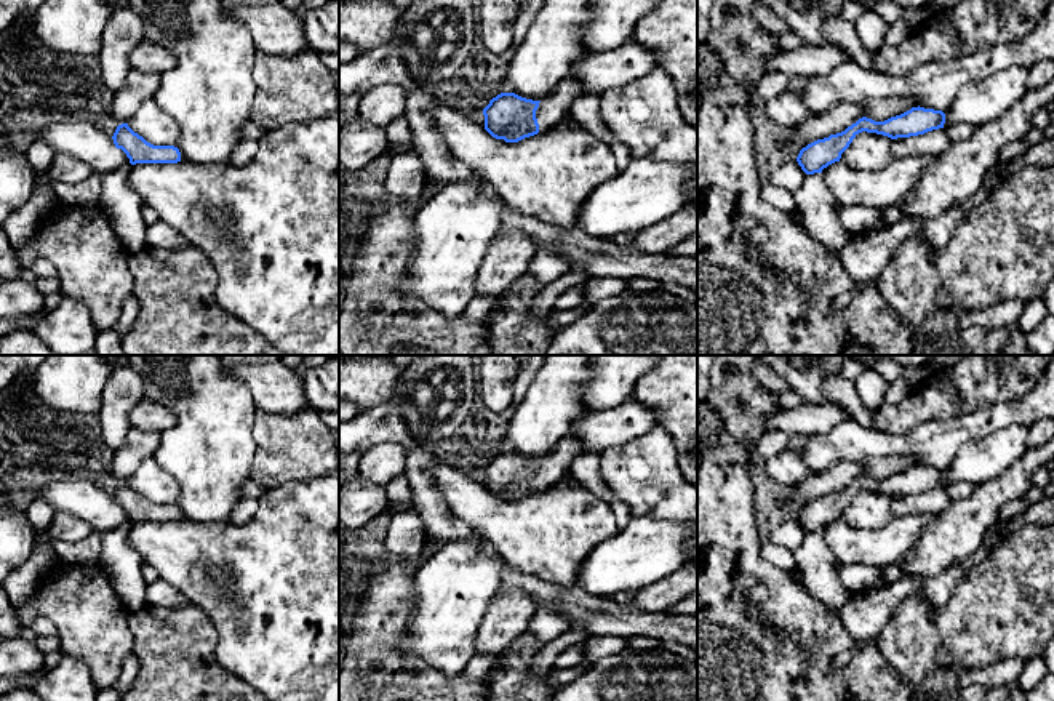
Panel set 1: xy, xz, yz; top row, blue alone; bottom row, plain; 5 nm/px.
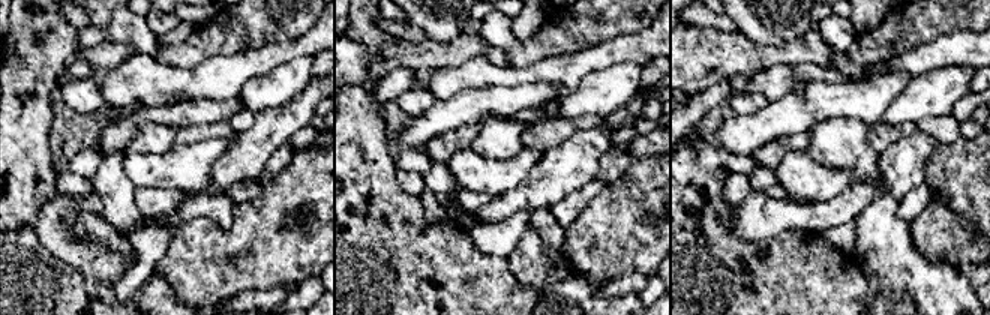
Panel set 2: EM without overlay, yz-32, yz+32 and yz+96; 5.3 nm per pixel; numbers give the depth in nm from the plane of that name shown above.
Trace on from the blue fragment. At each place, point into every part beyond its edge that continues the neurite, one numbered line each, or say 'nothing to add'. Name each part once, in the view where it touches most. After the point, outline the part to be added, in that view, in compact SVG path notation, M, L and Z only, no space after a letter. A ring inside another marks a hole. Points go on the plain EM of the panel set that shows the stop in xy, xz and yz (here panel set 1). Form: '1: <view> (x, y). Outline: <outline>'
1: xz (557, 463). Outline: M573 432L565 434L552 451L539 461L536 469L539 491L549 488L552 483L568 474L574 458L579 453L579 439Z

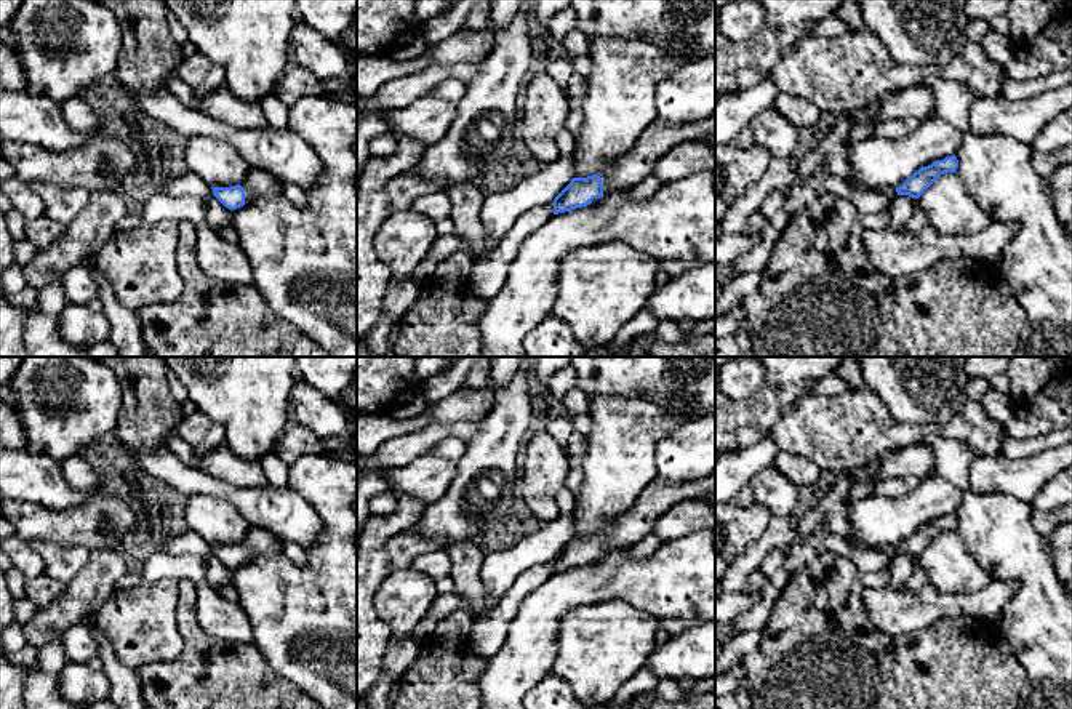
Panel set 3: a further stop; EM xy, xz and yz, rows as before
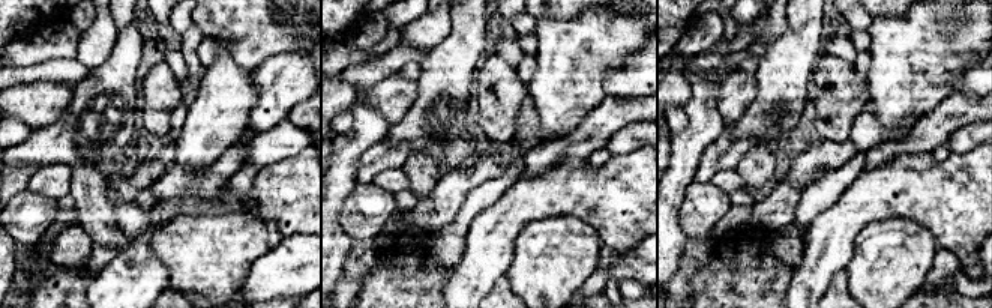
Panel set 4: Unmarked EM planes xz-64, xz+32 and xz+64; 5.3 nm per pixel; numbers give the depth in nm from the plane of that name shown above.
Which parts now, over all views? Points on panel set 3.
1: xz (637, 522). Outline: M715 472L677 487L653 482L626 514L600 530L603 554L627 549L643 539L653 531L656 520L675 504L712 495L715 495Z

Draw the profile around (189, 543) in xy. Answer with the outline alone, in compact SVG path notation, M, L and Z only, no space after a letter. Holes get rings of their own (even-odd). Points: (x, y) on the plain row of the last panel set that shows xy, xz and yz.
M186 530L182 535L170 539L163 546L163 552L170 555L200 555L205 557L213 554L213 547L208 541L198 536L192 530Z

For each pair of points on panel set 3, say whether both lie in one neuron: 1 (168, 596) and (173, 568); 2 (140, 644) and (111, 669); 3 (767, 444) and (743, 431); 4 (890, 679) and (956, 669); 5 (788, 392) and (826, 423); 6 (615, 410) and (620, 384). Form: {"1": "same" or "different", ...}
{"1": "different", "2": "different", "3": "different", "4": "same", "5": "different", "6": "different"}

